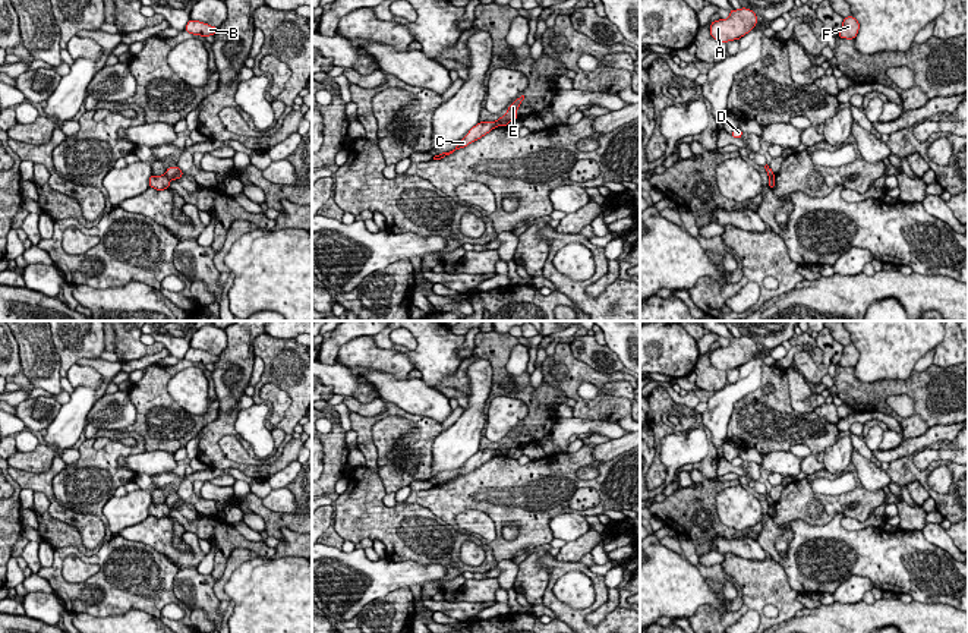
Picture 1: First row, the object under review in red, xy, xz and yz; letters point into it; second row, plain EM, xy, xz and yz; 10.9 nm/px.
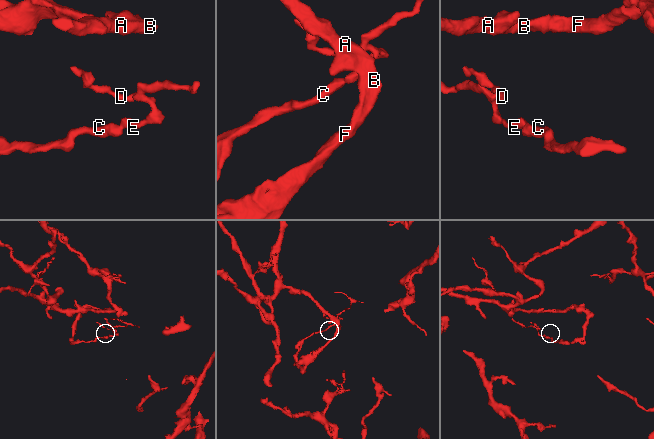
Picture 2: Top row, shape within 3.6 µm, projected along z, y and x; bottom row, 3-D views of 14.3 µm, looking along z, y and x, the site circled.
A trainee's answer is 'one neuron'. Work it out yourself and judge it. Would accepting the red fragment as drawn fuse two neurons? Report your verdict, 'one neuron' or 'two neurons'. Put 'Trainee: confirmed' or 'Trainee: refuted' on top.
Trainee: refuted
two neurons

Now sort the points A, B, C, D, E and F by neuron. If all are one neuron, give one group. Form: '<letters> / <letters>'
A B C F / D E

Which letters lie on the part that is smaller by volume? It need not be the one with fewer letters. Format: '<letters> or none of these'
D, E

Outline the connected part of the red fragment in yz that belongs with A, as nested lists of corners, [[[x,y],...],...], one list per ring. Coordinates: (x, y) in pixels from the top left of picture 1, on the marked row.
[[[745,7],[740,10],[732,9],[728,19],[719,19],[710,23],[710,35],[721,41],[728,42],[740,40],[757,25],[757,15]]]

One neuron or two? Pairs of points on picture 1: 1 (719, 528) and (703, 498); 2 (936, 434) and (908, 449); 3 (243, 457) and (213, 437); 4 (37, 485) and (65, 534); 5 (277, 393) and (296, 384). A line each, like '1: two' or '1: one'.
1: one
2: one
3: two
4: two
5: two

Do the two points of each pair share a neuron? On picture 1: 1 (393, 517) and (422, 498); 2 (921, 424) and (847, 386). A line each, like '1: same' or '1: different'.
1: different
2: same

